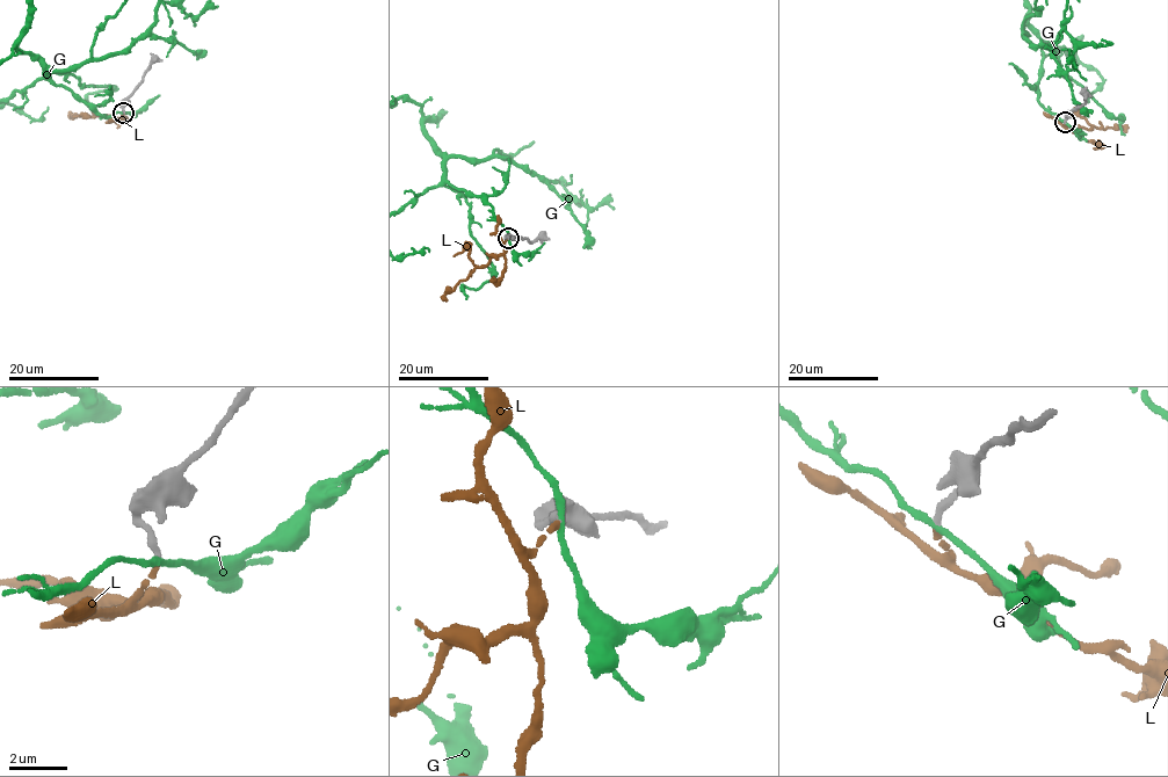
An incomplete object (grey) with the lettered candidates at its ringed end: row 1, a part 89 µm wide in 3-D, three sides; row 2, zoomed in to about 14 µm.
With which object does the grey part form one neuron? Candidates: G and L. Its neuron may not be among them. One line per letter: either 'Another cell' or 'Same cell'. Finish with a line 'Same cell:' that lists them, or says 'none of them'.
G: Another cell
L: Same cell
Same cell: L

